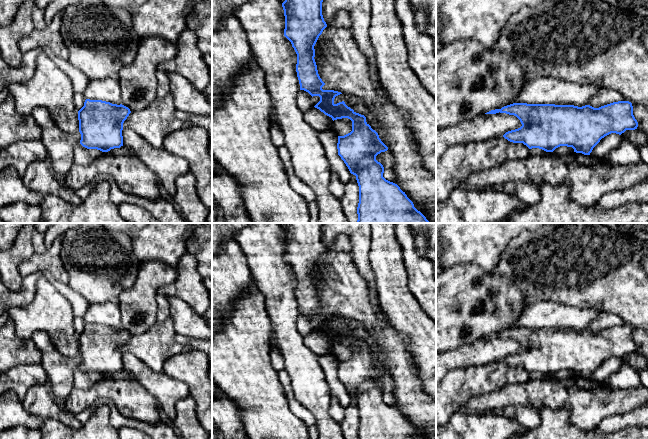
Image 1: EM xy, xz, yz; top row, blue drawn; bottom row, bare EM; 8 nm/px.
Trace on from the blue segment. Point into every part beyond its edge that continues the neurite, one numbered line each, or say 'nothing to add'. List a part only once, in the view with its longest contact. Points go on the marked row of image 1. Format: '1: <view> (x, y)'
nothing to add

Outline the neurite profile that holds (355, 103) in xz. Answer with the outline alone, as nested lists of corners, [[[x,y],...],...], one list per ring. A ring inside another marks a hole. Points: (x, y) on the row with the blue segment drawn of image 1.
[[[342,93],[335,97],[334,104],[344,101],[345,104],[354,110],[354,112],[366,116],[368,109],[365,104],[358,98],[352,95]]]

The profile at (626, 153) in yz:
[[[626,130],[621,134],[620,146],[603,158],[606,164],[614,165],[629,165],[639,162],[640,156],[638,149],[628,140],[628,134],[631,130]]]

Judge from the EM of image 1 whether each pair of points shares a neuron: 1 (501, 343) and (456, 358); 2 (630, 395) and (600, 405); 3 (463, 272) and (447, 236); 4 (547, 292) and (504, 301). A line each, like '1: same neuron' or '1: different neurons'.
1: same neuron
2: same neuron
3: different neurons
4: different neurons

